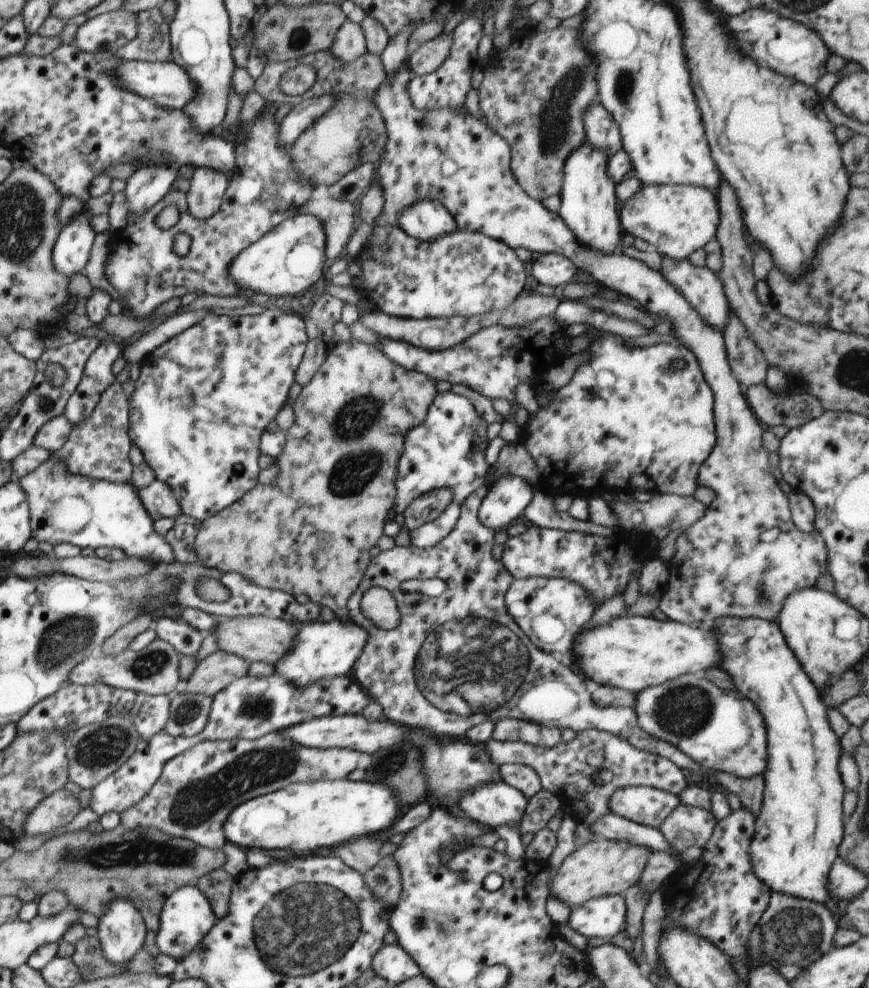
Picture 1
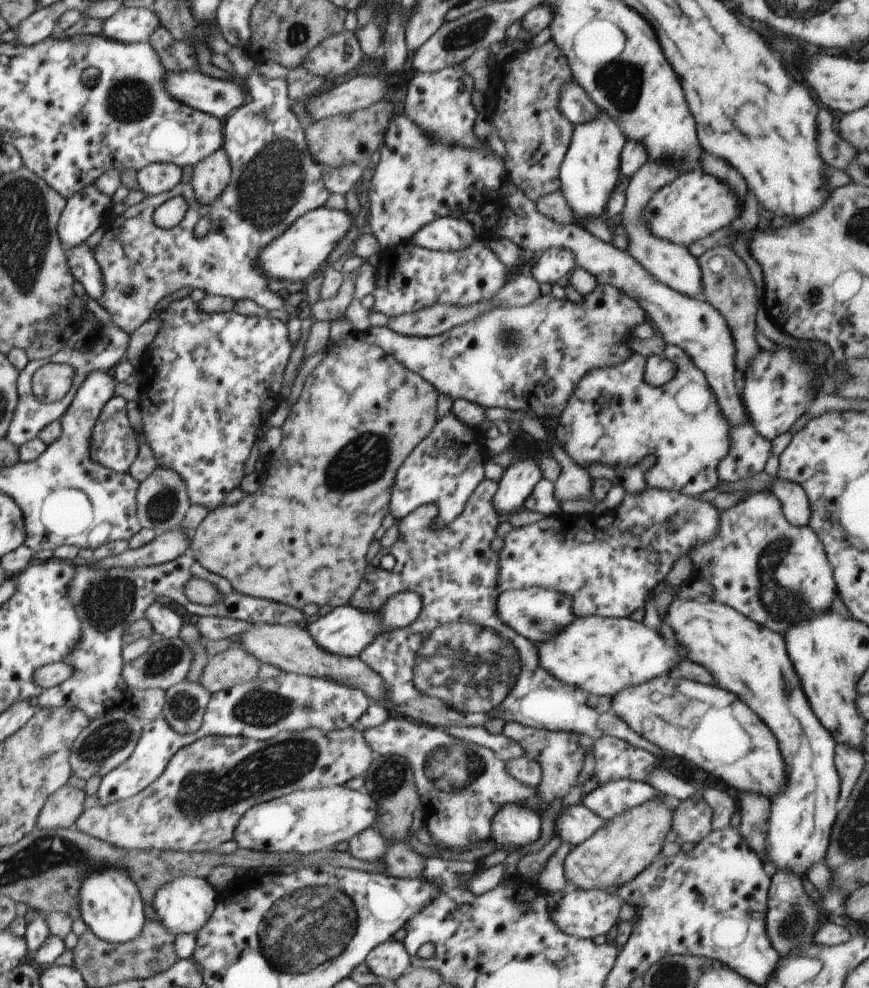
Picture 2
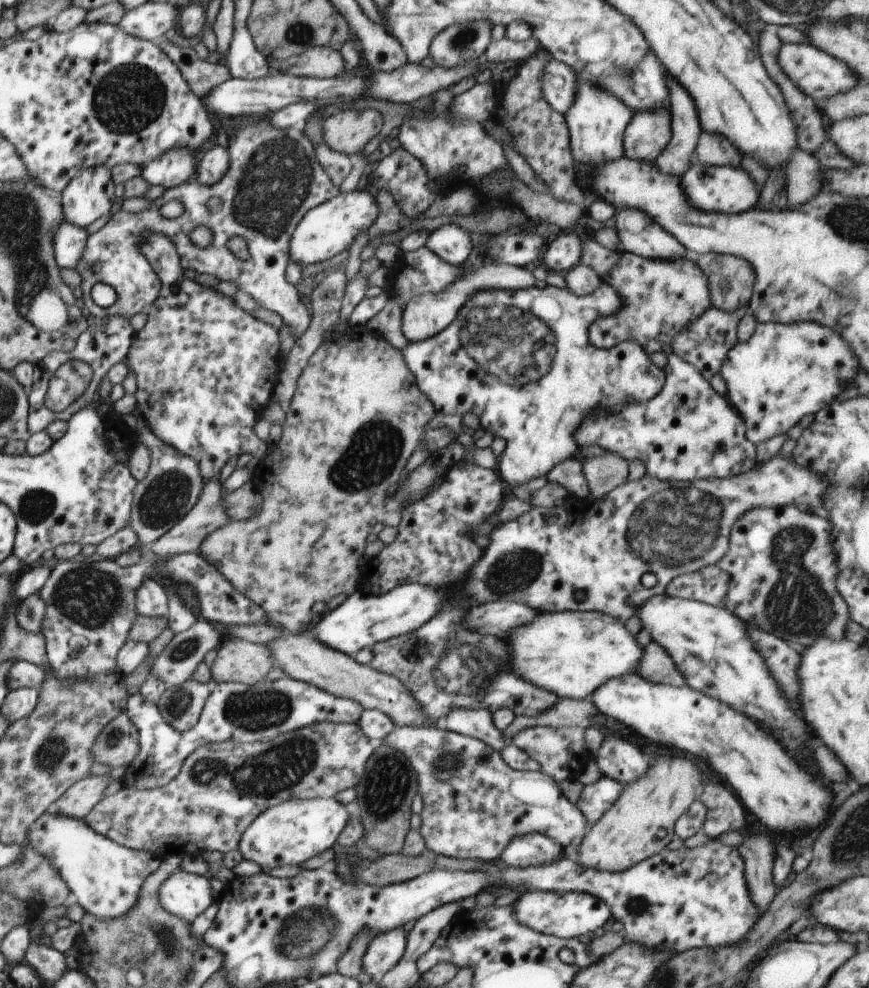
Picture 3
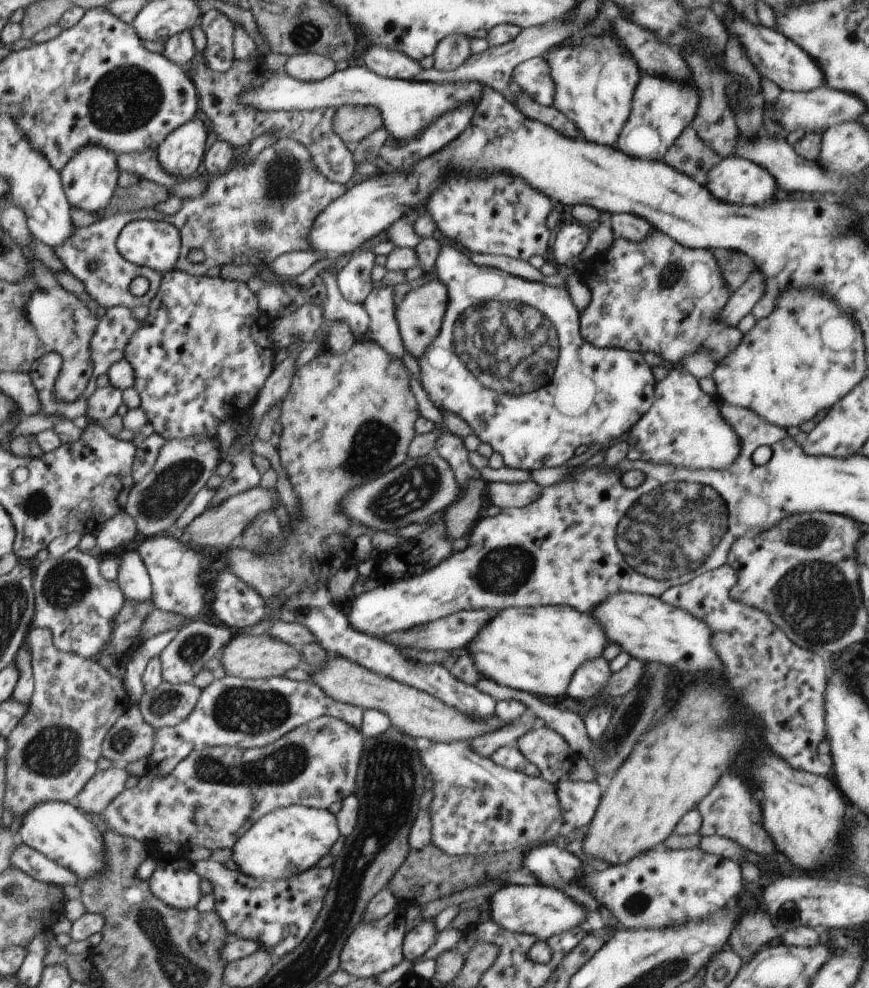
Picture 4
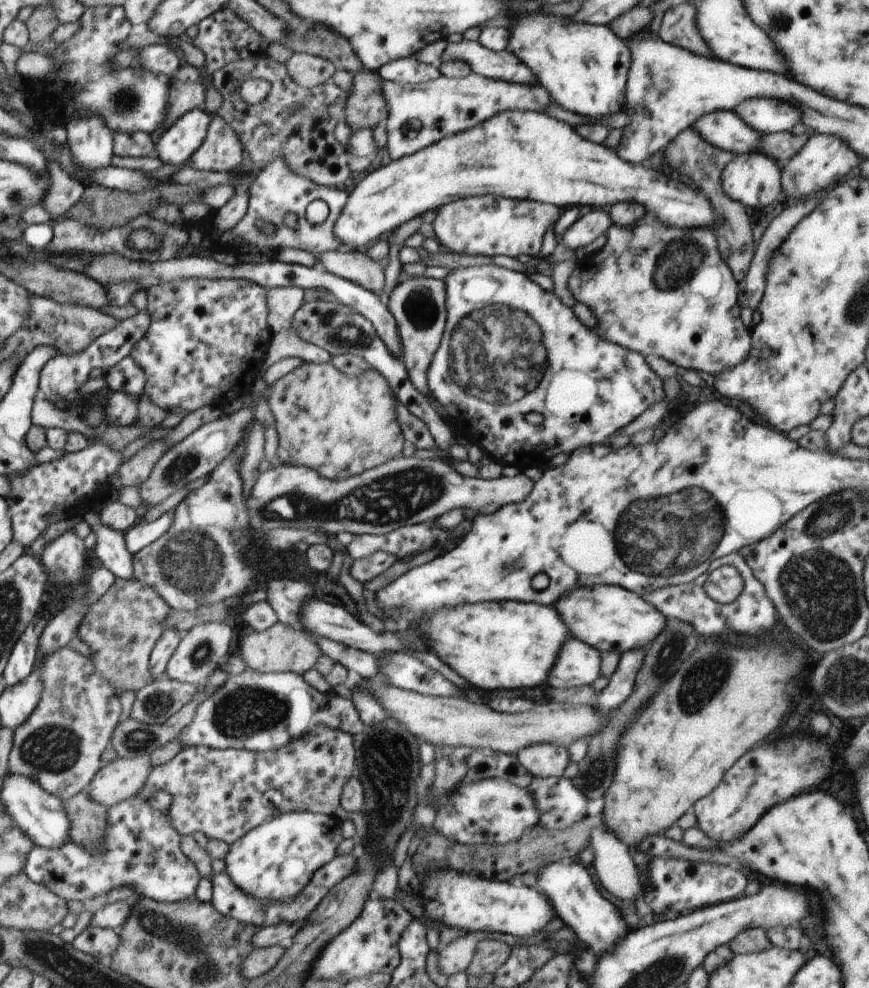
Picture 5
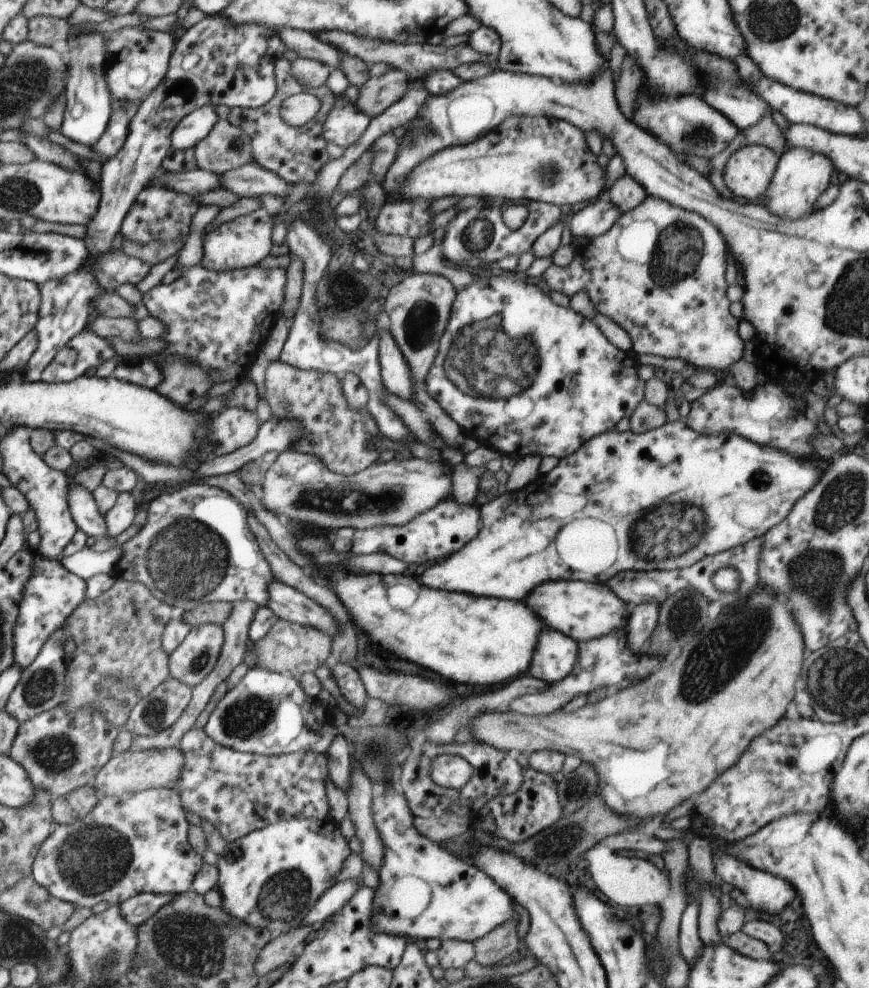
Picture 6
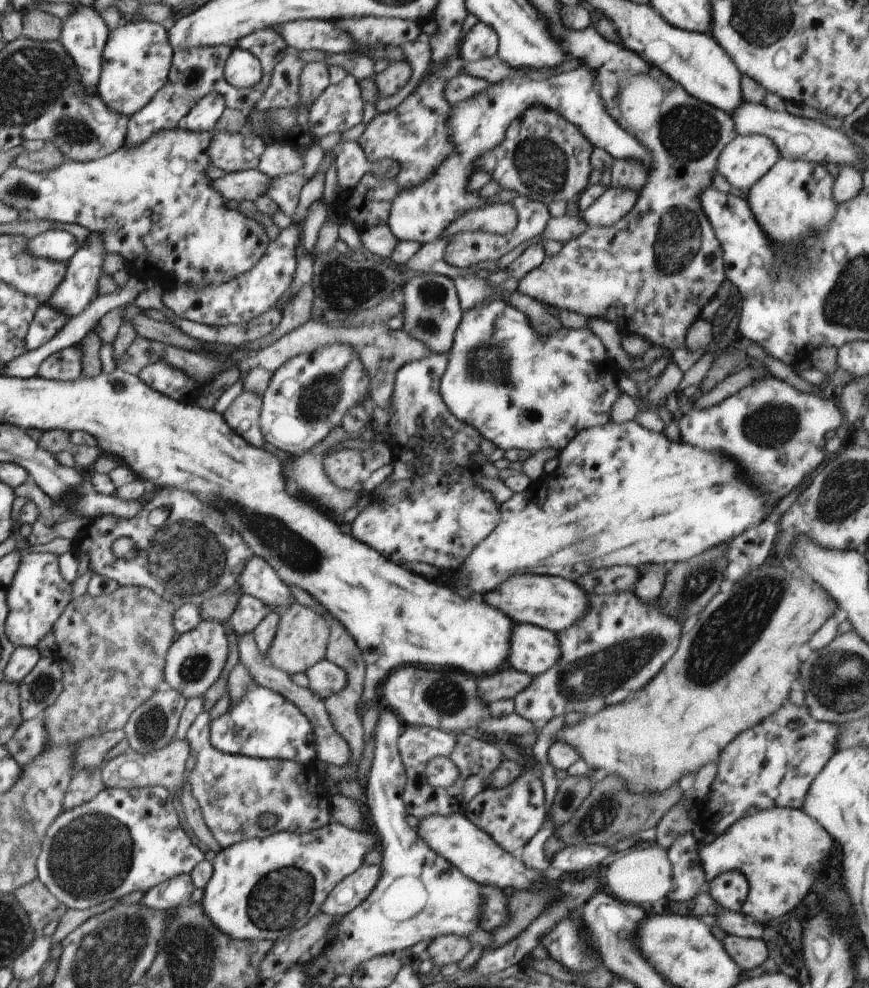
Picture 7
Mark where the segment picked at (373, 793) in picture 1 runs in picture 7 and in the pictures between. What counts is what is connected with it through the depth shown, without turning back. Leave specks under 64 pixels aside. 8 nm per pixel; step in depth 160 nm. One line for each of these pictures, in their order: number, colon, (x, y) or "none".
2: (305, 821)
3: (290, 833)
4: (285, 842)
5: (273, 863)
6: (271, 878)
7: (260, 889)

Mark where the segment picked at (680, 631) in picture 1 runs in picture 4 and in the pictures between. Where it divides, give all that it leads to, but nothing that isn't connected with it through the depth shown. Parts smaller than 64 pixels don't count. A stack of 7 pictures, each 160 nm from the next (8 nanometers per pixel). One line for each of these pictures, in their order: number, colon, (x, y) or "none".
2: (600, 655)
3: (569, 653)
4: (555, 640)

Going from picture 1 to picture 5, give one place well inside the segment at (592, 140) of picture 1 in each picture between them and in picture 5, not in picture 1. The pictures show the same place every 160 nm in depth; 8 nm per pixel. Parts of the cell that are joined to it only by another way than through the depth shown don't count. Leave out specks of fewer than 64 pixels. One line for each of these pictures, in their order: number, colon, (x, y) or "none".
2: (574, 102)
3: (558, 87)
4: (532, 77)
5: (504, 65)

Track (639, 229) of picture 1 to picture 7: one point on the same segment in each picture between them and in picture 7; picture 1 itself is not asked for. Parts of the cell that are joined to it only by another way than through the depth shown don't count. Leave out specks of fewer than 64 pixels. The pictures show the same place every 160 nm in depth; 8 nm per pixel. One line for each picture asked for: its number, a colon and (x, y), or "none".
2: (695, 204)
3: (712, 188)
4: (738, 181)
5: (754, 179)
6: (748, 172)
7: (743, 161)

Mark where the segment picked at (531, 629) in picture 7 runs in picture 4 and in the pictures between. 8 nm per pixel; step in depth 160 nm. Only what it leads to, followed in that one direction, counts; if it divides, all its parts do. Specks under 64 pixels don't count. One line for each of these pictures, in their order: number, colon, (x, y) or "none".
4: (592, 675)
5: (578, 663)
6: (556, 655)

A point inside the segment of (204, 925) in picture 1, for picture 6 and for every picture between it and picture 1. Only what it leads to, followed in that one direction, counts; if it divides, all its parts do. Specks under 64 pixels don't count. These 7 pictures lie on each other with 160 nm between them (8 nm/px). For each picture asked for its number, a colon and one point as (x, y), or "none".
2: (184, 905)
3: (184, 894)
4: (175, 882)
5: (139, 848)
6: (133, 843)

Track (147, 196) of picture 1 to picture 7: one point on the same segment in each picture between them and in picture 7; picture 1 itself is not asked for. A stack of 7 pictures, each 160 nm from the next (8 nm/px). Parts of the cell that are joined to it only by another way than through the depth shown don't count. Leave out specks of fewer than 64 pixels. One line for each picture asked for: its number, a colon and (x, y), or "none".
2: (156, 178)
3: (175, 166)
4: (181, 153)
5: (183, 137)
6: (195, 126)
7: (203, 116)

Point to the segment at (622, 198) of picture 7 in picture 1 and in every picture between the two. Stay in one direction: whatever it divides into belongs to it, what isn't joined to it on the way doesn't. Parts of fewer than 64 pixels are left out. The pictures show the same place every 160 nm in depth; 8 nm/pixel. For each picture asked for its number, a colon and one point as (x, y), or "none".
1: (552, 269)
2: (556, 263)
3: (564, 252)
4: (571, 240)
5: (586, 229)
6: (598, 216)

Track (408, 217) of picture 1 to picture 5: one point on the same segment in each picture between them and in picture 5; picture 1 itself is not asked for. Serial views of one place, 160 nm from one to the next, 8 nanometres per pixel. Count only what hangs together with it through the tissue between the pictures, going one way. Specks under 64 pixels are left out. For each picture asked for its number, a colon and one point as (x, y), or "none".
2: (451, 233)
3: (449, 242)
4: (501, 338)
5: (500, 323)

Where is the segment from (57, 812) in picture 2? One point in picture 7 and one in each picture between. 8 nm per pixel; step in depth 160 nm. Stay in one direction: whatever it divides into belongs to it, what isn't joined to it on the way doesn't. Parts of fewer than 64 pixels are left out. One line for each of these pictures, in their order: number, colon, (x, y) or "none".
3: (77, 801)
4: (105, 785)
5: (118, 780)
6: (135, 770)
7: (165, 767)

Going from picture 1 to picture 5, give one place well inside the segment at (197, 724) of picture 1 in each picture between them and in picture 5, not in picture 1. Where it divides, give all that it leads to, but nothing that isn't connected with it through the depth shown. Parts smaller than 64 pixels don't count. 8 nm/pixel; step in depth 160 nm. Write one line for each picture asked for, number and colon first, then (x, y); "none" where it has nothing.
2: (186, 702)
3: (180, 706)
4: (166, 706)
5: (163, 698)

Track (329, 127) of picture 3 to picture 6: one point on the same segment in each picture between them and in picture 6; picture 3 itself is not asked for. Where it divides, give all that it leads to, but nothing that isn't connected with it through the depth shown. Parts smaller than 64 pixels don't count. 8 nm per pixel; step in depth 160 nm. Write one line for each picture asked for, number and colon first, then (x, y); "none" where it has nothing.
4: (352, 123)
5: (366, 107)
6: (380, 92)

